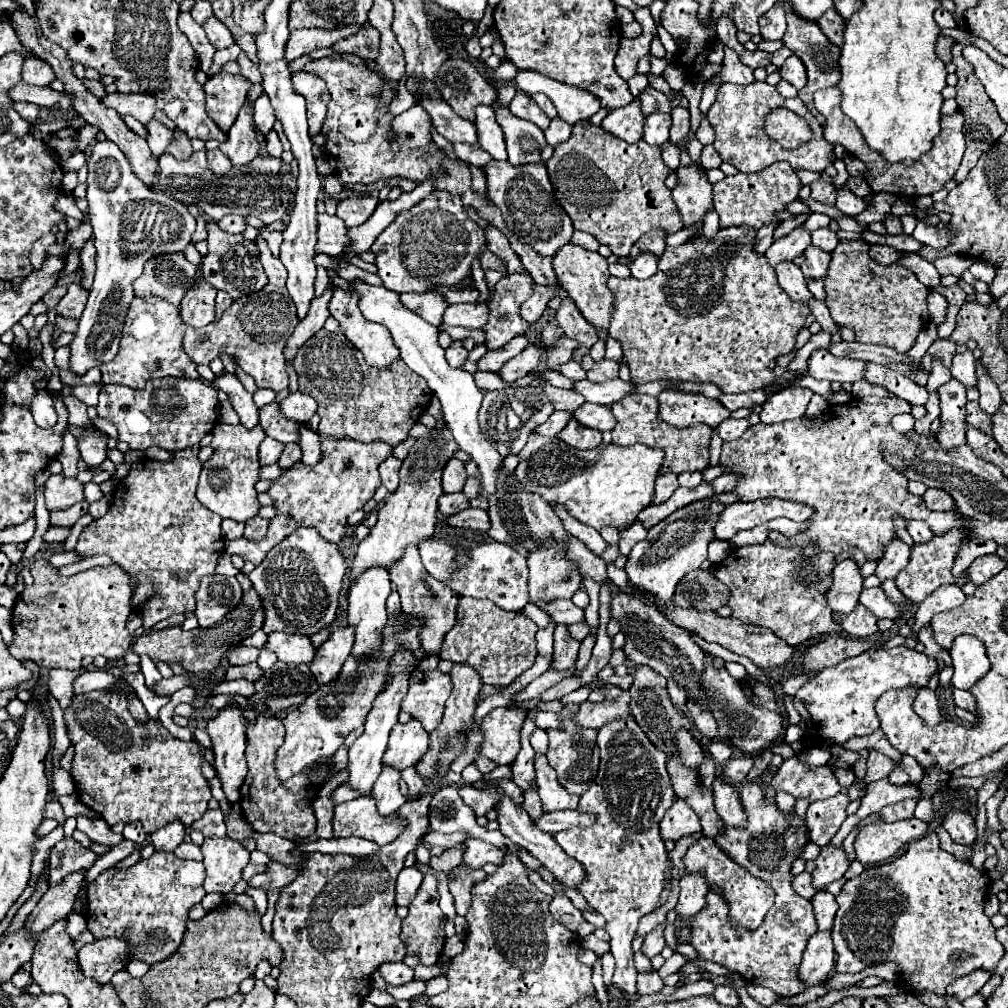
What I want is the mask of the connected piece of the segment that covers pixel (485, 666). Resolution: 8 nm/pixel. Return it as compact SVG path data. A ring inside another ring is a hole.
M459 598L457 606L457 624L445 636L439 656L443 660L451 660L457 664L467 664L475 672L479 672L483 684L491 686L509 686L519 674L529 670L537 658L537 646L529 644L529 636L535 642L537 626L531 620L519 620L519 612L505 612L499 606L491 604L489 600L475 600L475 598ZM519 622L523 628L531 628L527 632L527 644L521 636L519 642Z

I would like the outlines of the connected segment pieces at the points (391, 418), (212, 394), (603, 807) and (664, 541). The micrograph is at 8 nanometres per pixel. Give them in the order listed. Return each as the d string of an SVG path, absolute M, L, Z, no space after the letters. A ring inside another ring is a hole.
M319 330L311 340L307 340L307 344L303 344L303 348L299 348L293 360L293 368L299 378L299 392L313 396L319 404L317 414L321 416L321 424L317 434L323 438L351 438L355 442L381 440L395 448L407 438L411 426L429 408L429 402L433 398L427 382L421 376L415 376L415 372L411 372L403 364L403 360L395 360L389 368L371 368L365 364L361 352L343 334L333 334L327 330Z
M155 378L149 380L143 390L131 390L127 386L115 386L115 384L105 384L101 394L99 394L99 404L97 404L97 414L101 418L111 420L117 430L119 430L119 440L127 442L131 450L147 450L151 446L165 448L165 450L183 450L191 444L201 442L205 434L213 430L217 424L217 390L203 382L203 380L179 380L179 378Z
M617 720L615 724L607 724L599 730L597 744L601 748L601 764L599 772L591 784L591 788L581 796L579 812L591 812L597 816L597 822L591 828L571 828L567 832L555 834L555 840L563 848L565 854L575 858L585 868L585 878L579 884L579 894L587 900L591 908L605 916L607 924L605 930L611 936L611 954L617 962L613 984L623 990L627 996L635 996L637 988L637 970L633 966L633 950L631 942L637 932L637 924L643 916L651 914L659 906L661 892L665 888L665 874L669 870L667 864L667 850L663 840L659 840L659 822L663 814L675 802L675 792L665 768L667 756L659 752L645 736L645 732L631 720Z
M705 498L695 504L687 504L687 508L679 508L679 512L673 512L667 516L667 520L655 524L655 528L649 530L647 538L637 542L629 554L625 568L629 580L661 600L671 600L679 580L685 574L699 570L699 566L707 560L707 546L715 540L713 526L725 508L727 504Z

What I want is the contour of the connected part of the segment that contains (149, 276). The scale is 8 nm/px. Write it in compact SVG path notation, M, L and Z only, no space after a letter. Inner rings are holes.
M183 252L153 256L145 262L143 274L133 282L133 290L139 296L163 296L179 306L183 292L195 284L195 272L197 266L193 266Z

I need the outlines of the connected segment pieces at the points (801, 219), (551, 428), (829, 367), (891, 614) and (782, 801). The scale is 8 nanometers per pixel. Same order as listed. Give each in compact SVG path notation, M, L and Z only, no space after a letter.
M801 214L782 221L774 232L774 240L786 236L795 228L801 226L808 218L808 215Z
M553 412L551 416L549 416L549 420L545 422L545 424L541 424L539 428L535 428L533 432L535 434L541 434L541 436L557 436L561 430L563 430L563 426L567 424L567 420L571 418L573 414L569 414L569 412Z
M815 350L809 358L809 374L813 378L827 378L837 382L857 382L863 378L867 370L867 362L863 360L835 360L827 350Z
M881 586L863 590L859 602L863 606L867 606L877 618L889 618L889 620L897 620L905 608L905 604L895 604L895 602L891 604L891 600L887 598L887 594L883 592Z
M777 792L775 794L775 802L777 802L777 806L783 810L783 812L793 812L793 806L795 806L795 796L791 796L791 794L787 794L787 792Z

